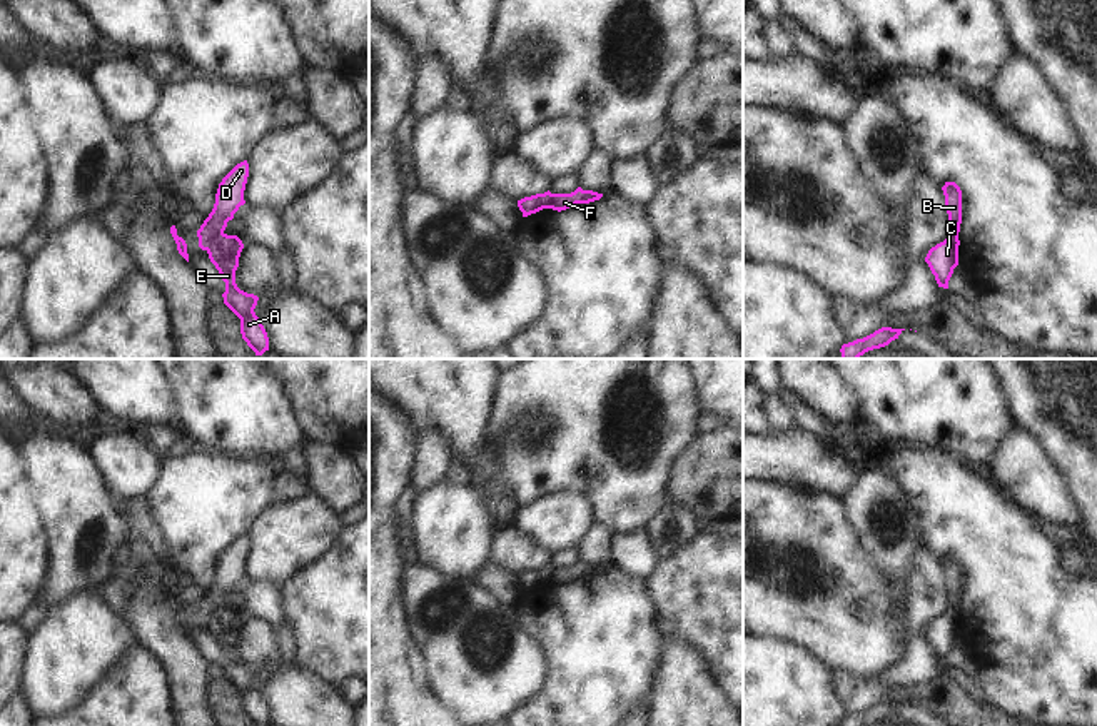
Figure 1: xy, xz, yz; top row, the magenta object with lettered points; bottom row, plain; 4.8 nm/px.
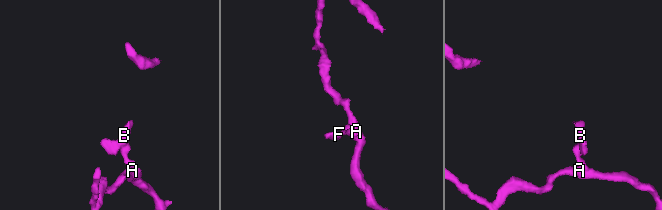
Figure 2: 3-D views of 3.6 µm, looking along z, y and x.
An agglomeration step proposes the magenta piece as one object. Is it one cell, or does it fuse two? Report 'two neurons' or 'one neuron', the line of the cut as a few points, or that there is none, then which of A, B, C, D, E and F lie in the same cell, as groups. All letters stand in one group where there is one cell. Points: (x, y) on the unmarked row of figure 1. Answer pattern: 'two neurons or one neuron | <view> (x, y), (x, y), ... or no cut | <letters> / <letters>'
two neurons | xy (222, 606), (206, 623) | A C E / B D F

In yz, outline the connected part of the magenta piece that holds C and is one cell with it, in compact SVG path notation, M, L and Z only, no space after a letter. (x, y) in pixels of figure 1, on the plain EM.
M948 608L948 611L932 621L925 631L925 636L935 649L938 661L948 663L948 654L953 643L958 639L958 619L958 611Z

